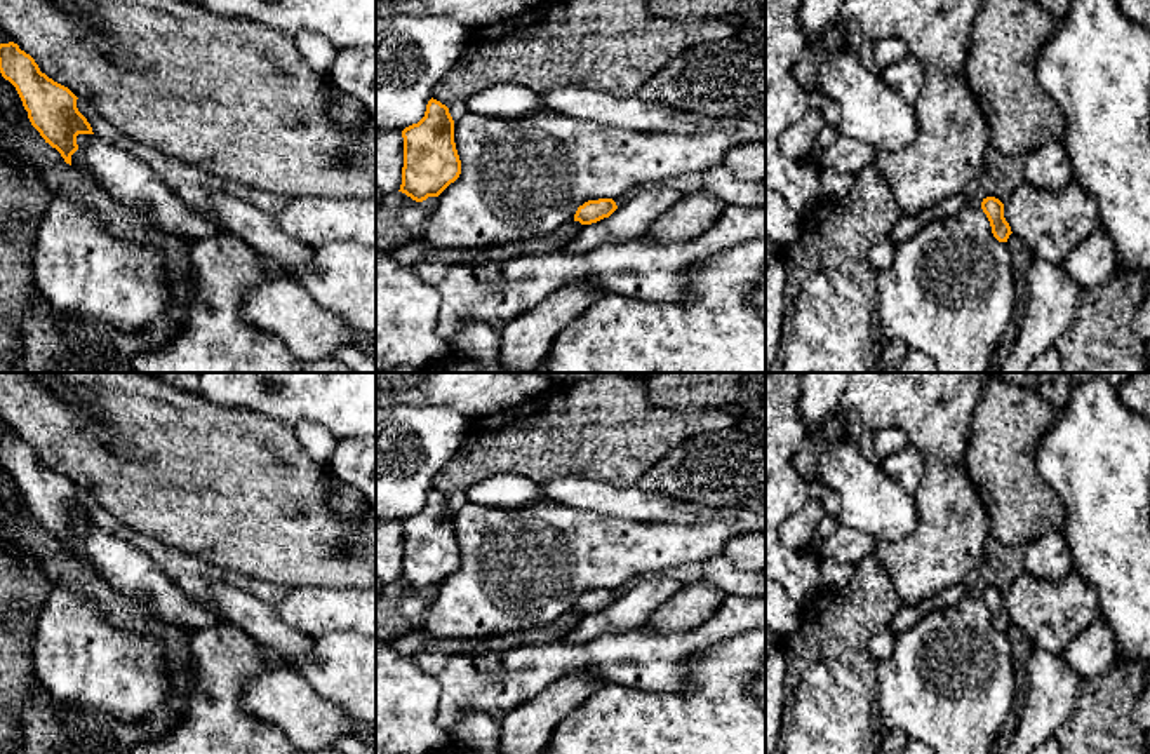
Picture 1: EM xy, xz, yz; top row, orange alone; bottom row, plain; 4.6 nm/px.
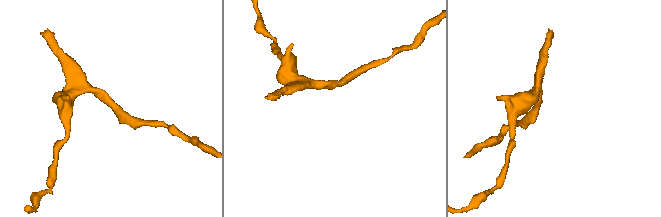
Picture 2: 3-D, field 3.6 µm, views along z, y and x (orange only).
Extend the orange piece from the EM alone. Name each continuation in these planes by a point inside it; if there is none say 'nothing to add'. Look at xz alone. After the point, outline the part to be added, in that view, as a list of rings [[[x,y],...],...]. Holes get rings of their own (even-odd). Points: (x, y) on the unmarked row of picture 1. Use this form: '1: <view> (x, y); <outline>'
nothing to add

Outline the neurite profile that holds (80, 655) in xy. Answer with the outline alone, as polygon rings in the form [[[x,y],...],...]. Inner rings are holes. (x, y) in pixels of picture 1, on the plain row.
[[[70,589],[49,596],[35,627],[33,662],[54,700],[97,707],[124,723],[144,721],[170,693],[160,637],[117,627]]]

